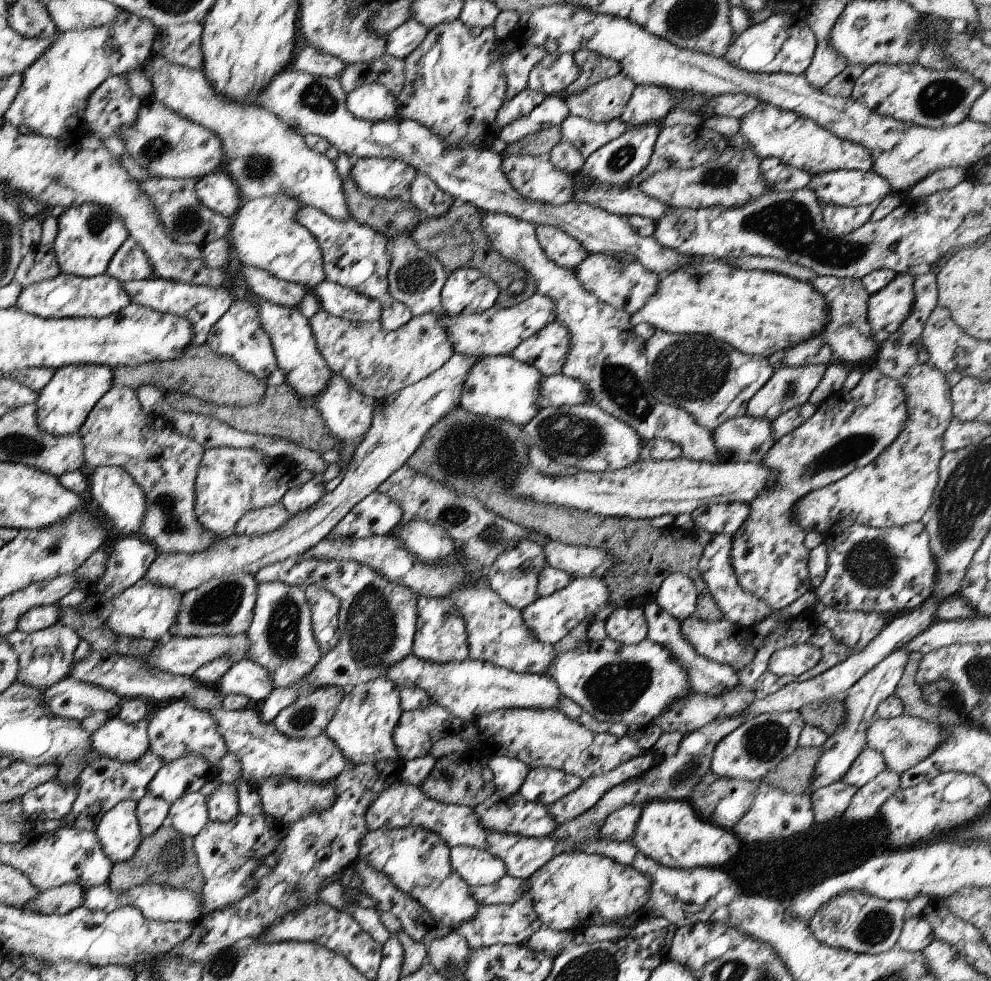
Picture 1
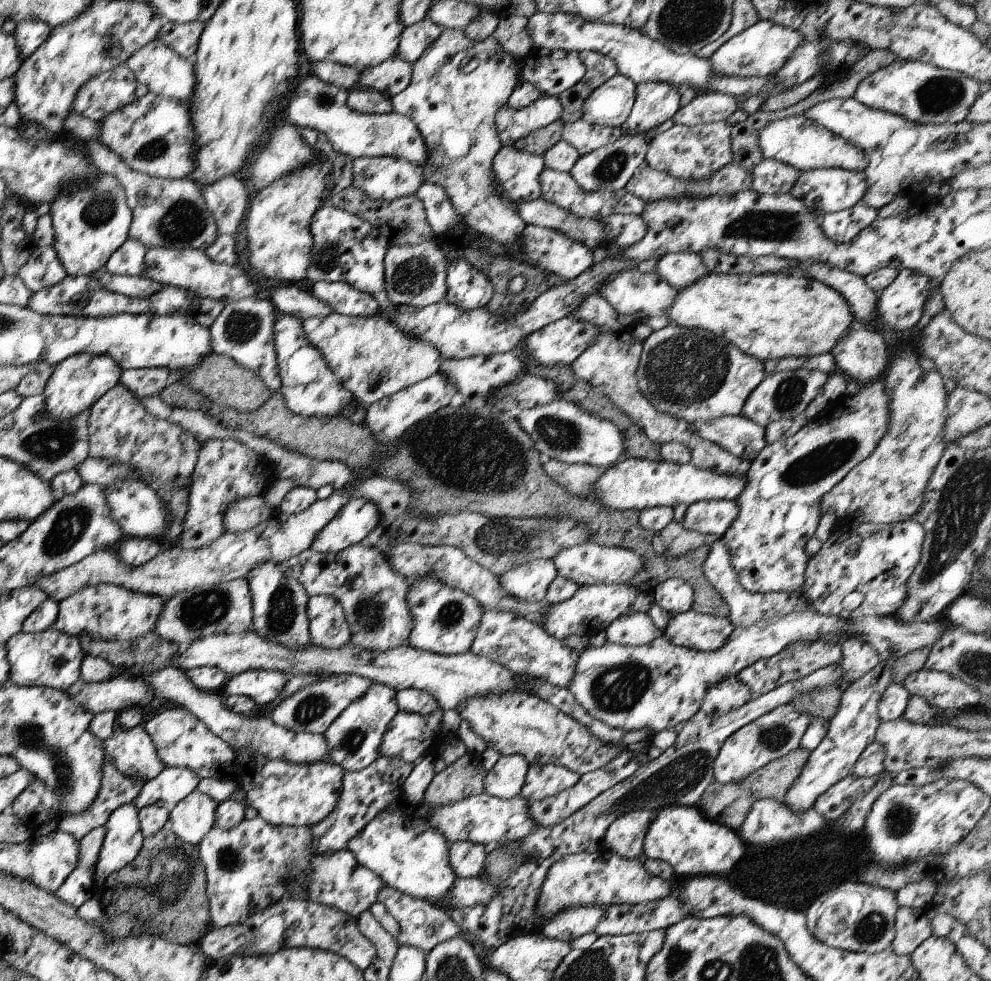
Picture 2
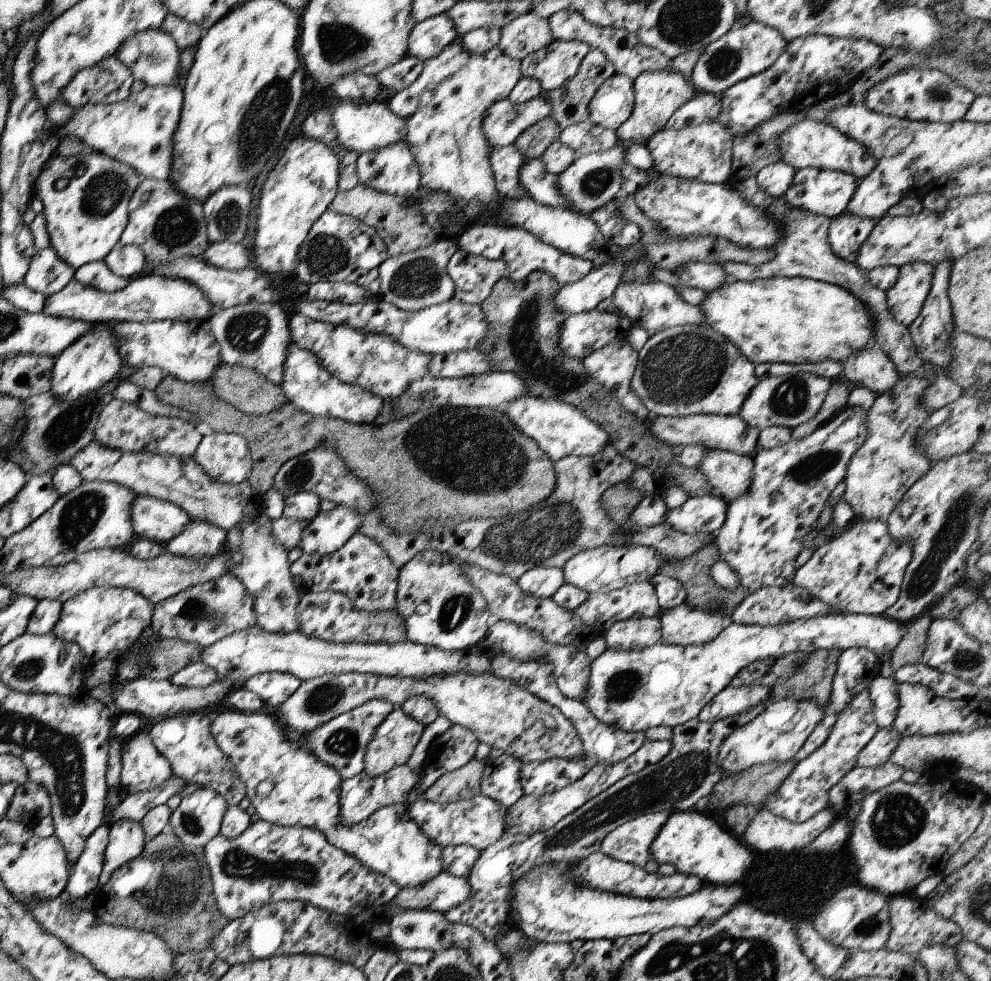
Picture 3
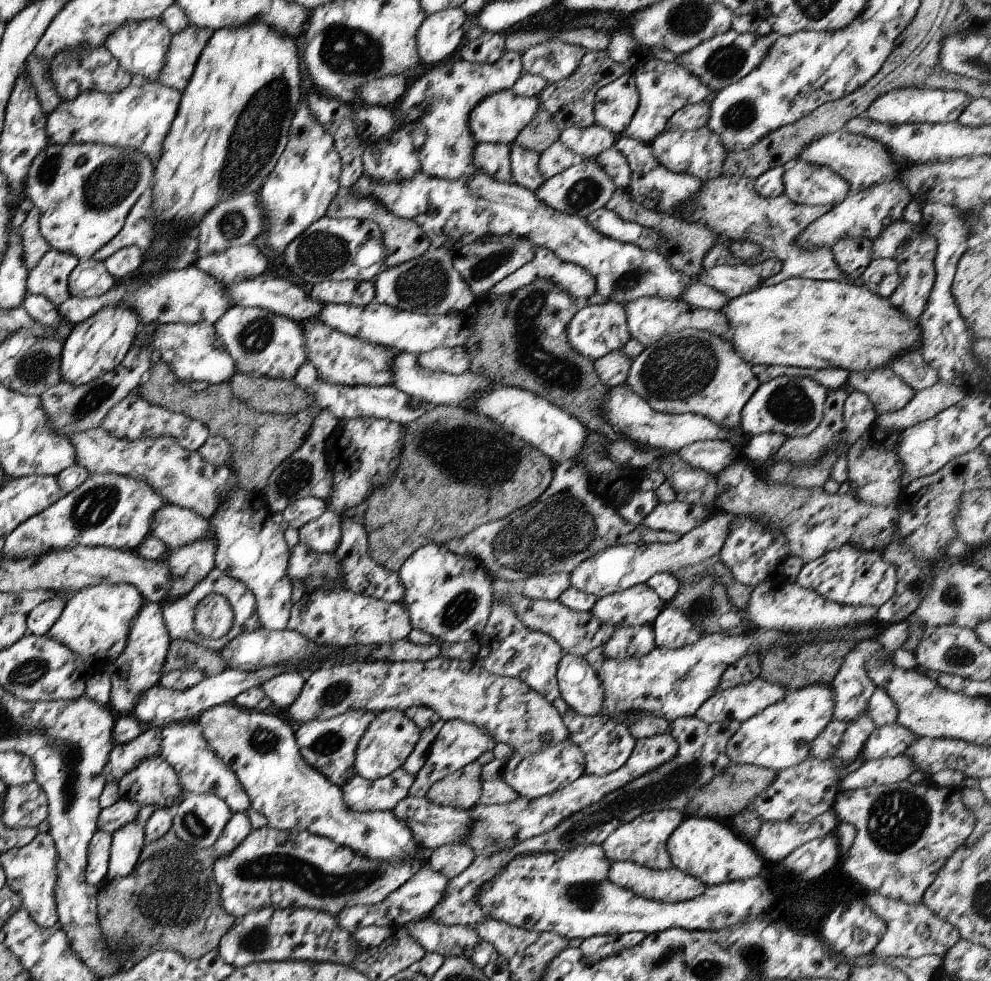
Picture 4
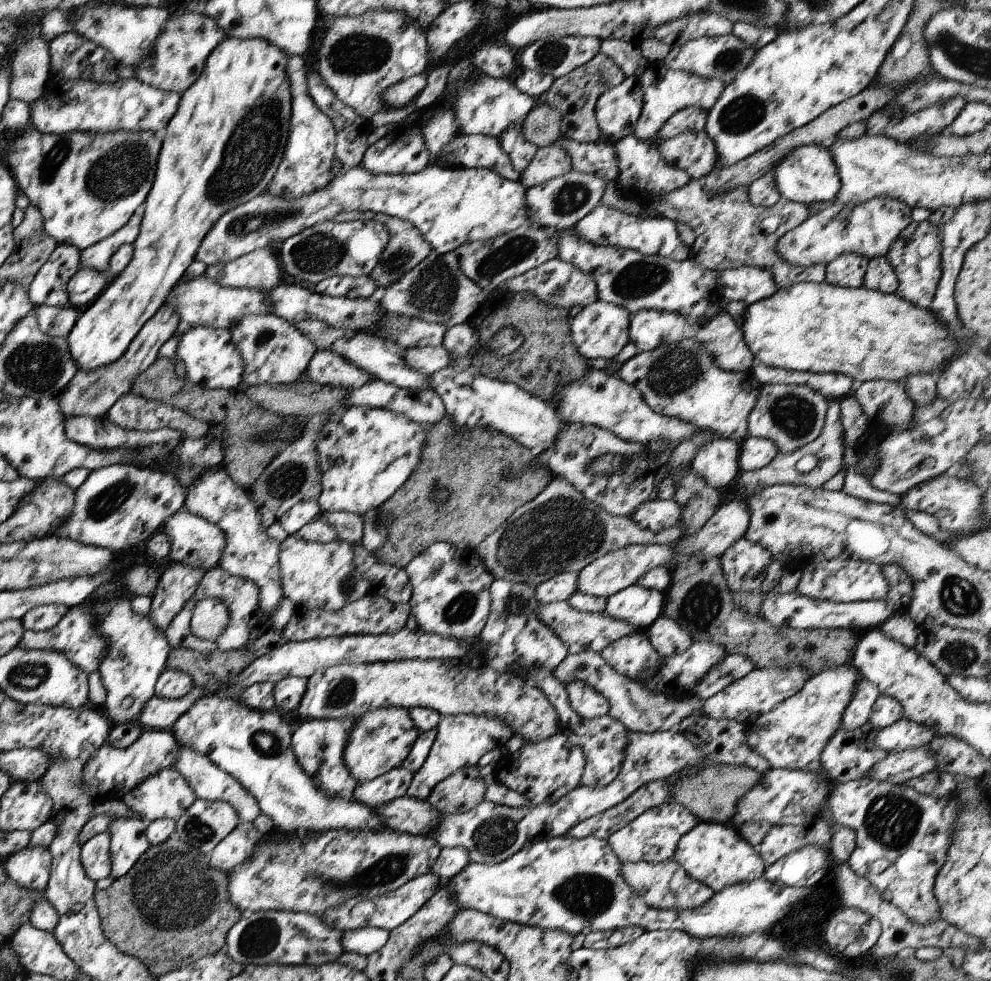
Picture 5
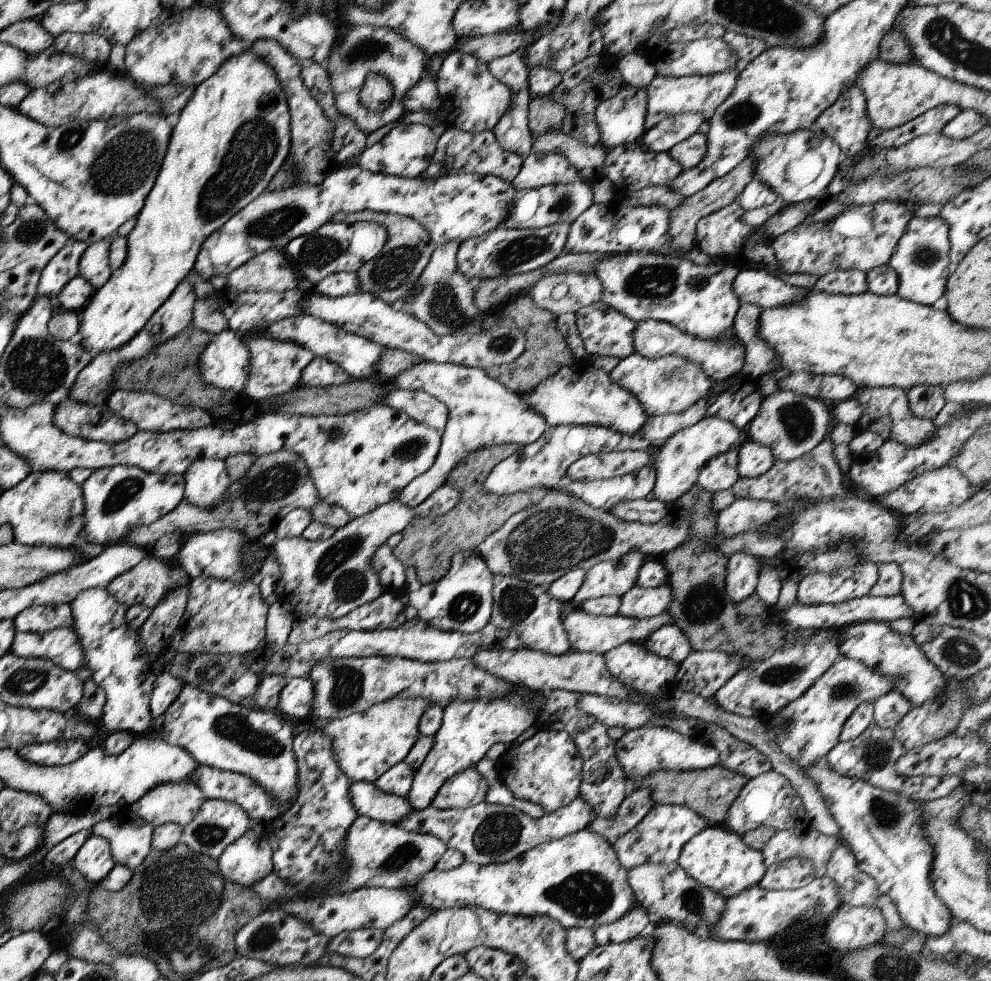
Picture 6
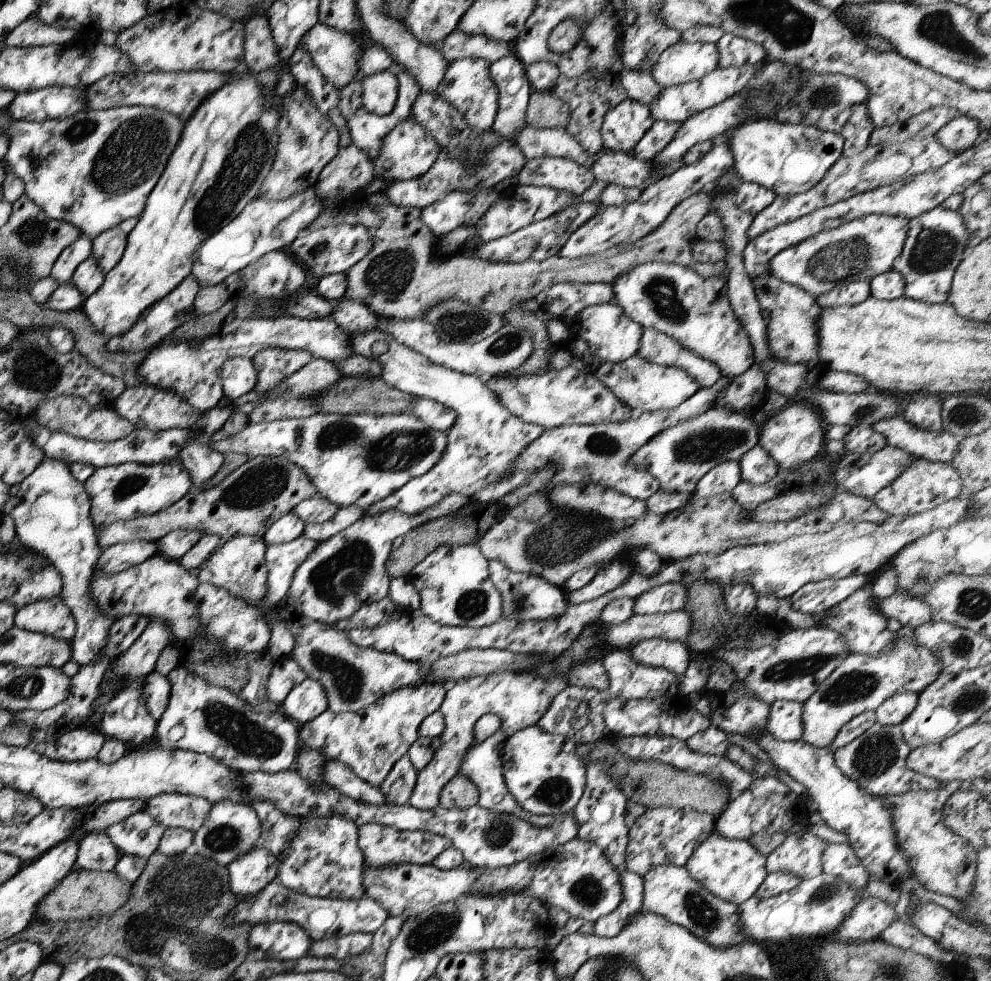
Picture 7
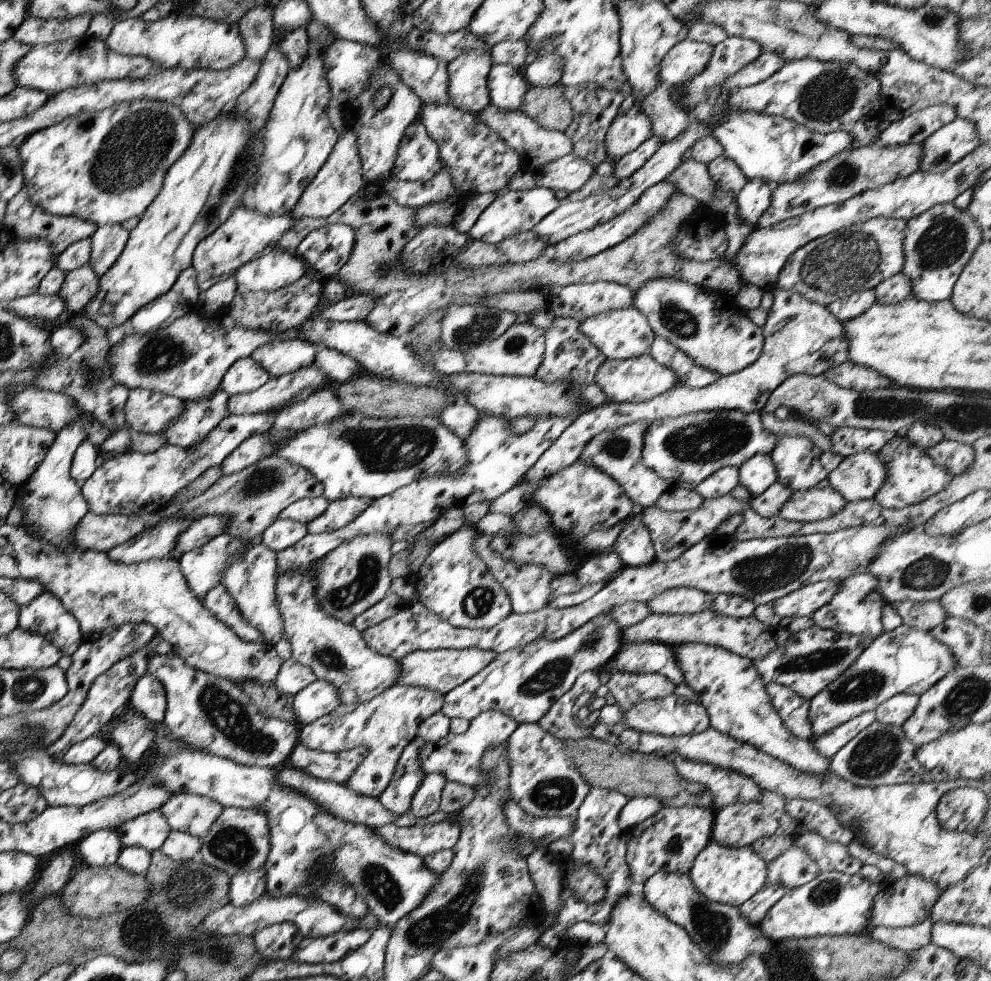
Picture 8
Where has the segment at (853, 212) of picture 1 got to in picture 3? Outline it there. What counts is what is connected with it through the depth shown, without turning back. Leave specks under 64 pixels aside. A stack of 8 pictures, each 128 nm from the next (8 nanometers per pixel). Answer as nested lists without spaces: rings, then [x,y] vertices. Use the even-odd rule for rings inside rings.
[[[845,214],[830,219],[827,238],[833,254],[848,263],[853,263],[858,248],[868,237],[874,224],[875,221],[871,219],[860,219]]]

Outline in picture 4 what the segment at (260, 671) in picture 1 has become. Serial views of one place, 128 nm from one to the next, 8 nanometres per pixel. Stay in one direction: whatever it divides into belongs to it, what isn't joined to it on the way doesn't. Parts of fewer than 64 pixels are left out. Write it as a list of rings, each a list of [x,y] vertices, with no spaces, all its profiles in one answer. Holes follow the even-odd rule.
[[[285,672],[271,677],[259,687],[277,708],[288,708],[304,686],[304,678],[297,672]]]

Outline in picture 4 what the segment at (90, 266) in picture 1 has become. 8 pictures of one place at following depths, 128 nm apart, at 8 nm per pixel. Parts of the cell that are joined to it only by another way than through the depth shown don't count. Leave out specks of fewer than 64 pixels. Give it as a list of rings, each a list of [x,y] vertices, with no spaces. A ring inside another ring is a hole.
[[[47,143],[37,152],[35,158],[31,160],[31,164],[29,164],[24,178],[21,195],[30,199],[32,206],[39,211],[38,231],[51,249],[58,250],[62,253],[69,253],[79,260],[87,260],[95,251],[98,251],[106,242],[109,242],[110,238],[113,238],[117,232],[120,231],[120,228],[124,225],[124,221],[128,216],[129,210],[131,210],[137,198],[139,198],[141,193],[146,189],[146,186],[150,185],[153,169],[152,162],[147,159],[141,151],[135,150],[134,148],[114,147],[101,143]]]

